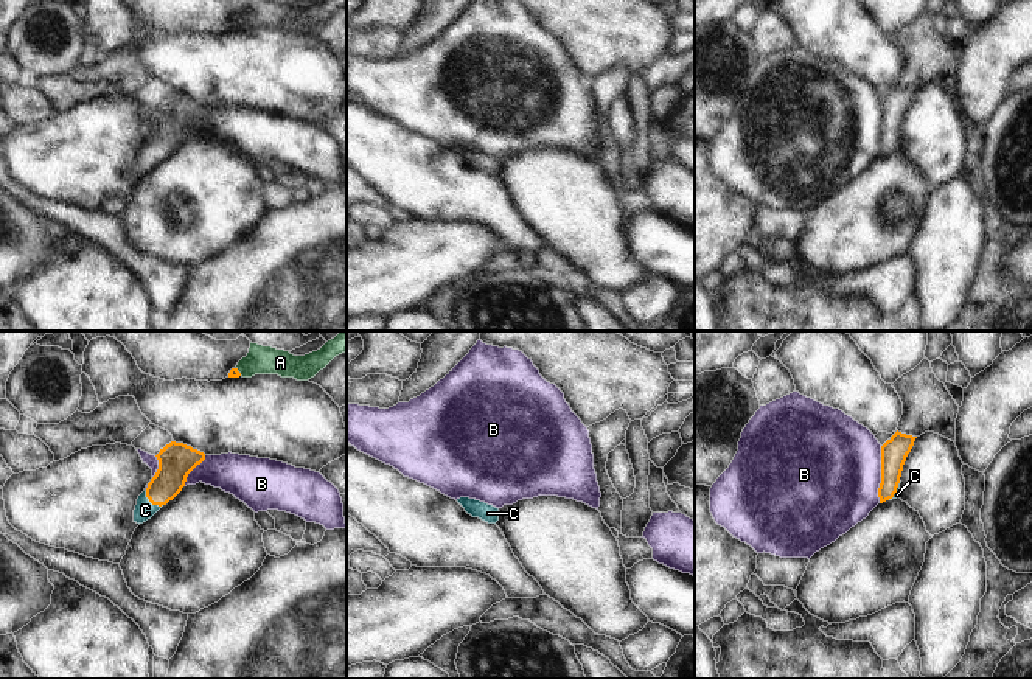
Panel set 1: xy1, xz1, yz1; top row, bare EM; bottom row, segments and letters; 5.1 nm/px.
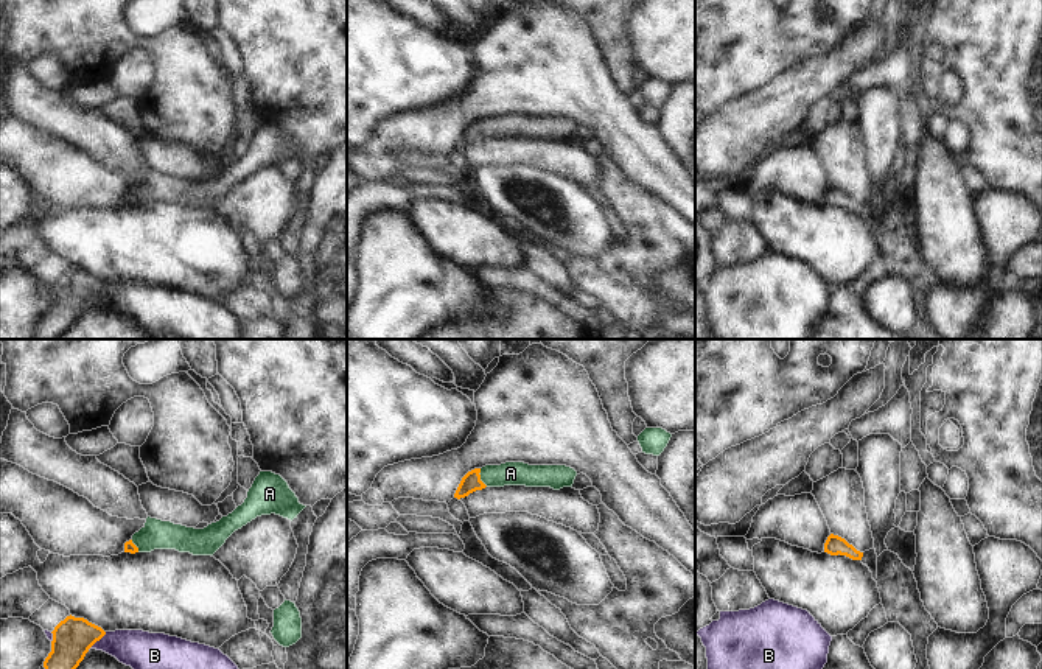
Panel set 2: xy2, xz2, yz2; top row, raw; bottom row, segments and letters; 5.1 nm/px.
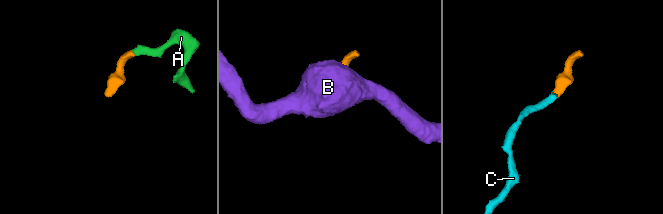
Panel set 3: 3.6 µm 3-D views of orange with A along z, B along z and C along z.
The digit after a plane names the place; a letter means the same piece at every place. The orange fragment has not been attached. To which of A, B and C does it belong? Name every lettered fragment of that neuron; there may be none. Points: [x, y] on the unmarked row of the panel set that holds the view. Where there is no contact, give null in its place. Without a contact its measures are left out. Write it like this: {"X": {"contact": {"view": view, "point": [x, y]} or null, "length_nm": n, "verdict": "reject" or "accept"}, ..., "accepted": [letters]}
{"A": {"contact": {"view": "xz2", "point": [479, 129]}, "length_nm": 100, "verdict": "accept"}, "B": {"contact": {"view": "yz1", "point": [882, 126]}, "length_nm": 300, "verdict": "reject"}, "C": {"contact": {"view": "xy1", "point": [151, 154]}, "length_nm": 130, "verdict": "accept"}, "accepted": ["A", "C"]}

